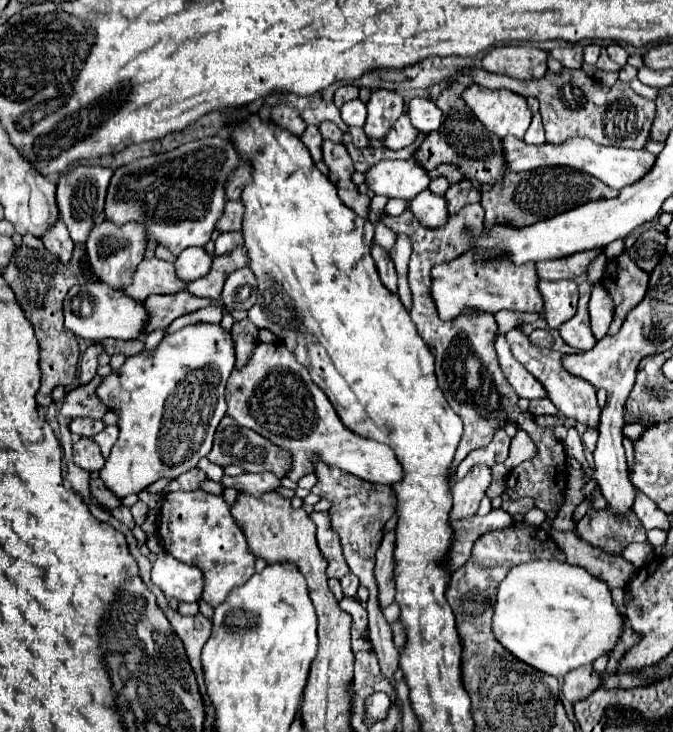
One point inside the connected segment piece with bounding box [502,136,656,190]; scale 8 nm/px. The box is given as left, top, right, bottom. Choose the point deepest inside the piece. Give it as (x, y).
(617, 167)

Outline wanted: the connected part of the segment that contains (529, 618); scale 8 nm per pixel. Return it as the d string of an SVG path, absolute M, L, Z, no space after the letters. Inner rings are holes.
M532 560L514 566L500 582L492 628L496 640L500 640L500 644L504 644L504 648L508 648L518 660L544 674L564 678L570 670L590 666L596 658L612 652L624 632L624 616L610 596L610 586L604 580L590 576L586 568L560 560Z

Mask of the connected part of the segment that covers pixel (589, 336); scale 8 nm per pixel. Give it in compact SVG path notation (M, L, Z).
M588 282L580 284L578 312L574 314L574 318L570 318L568 322L564 322L560 326L560 336L564 338L566 344L574 346L576 350L588 350L596 344L596 338L590 328L590 318L588 318L588 296L590 296L592 288L594 288L594 284L588 284Z

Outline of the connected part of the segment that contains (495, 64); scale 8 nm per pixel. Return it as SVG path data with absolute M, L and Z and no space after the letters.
M530 44L496 46L482 60L482 68L494 74L508 74L520 80L532 80L548 72L548 52Z

